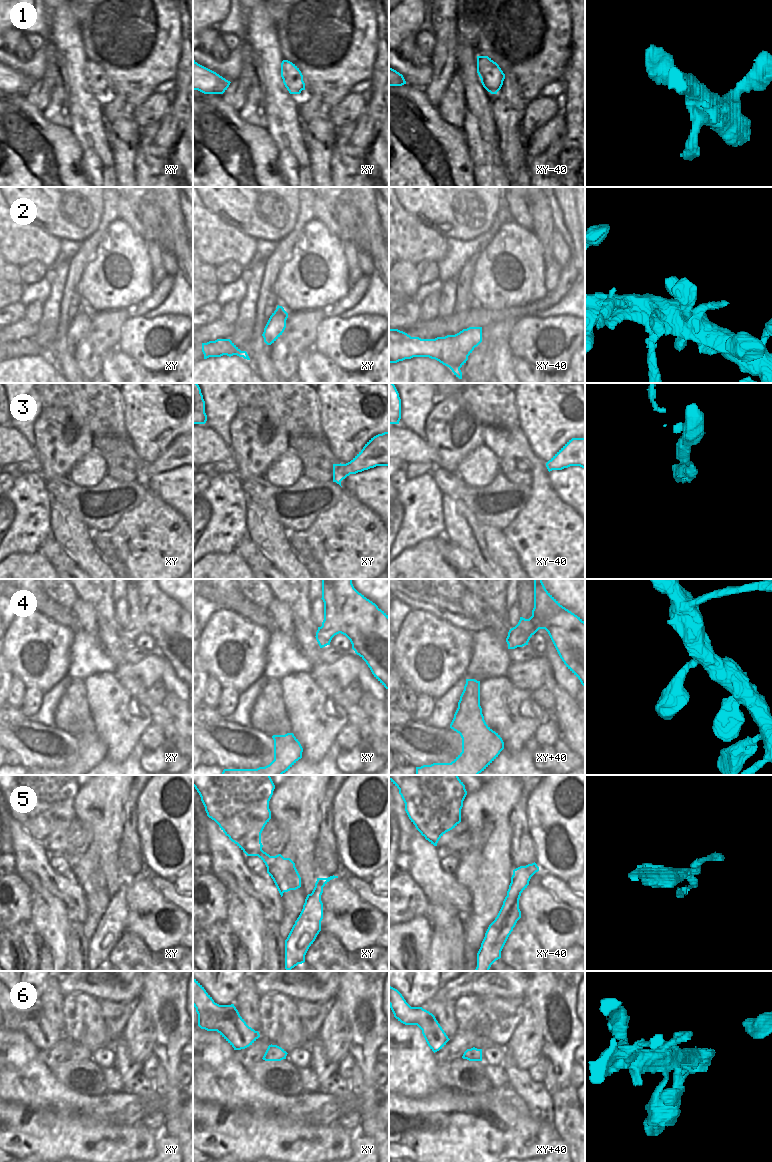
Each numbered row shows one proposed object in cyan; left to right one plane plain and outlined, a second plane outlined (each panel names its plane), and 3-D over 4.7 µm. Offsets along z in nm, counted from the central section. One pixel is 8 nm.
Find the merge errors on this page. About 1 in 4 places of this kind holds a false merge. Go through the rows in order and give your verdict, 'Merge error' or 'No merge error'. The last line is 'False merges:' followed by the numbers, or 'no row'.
1: No merge error
2: No merge error
3: No merge error
4: No merge error
5: Merge error
6: No merge error
False merges: 5.

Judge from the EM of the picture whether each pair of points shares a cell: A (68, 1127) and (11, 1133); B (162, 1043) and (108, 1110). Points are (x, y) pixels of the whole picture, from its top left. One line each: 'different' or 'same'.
A: same
B: different

